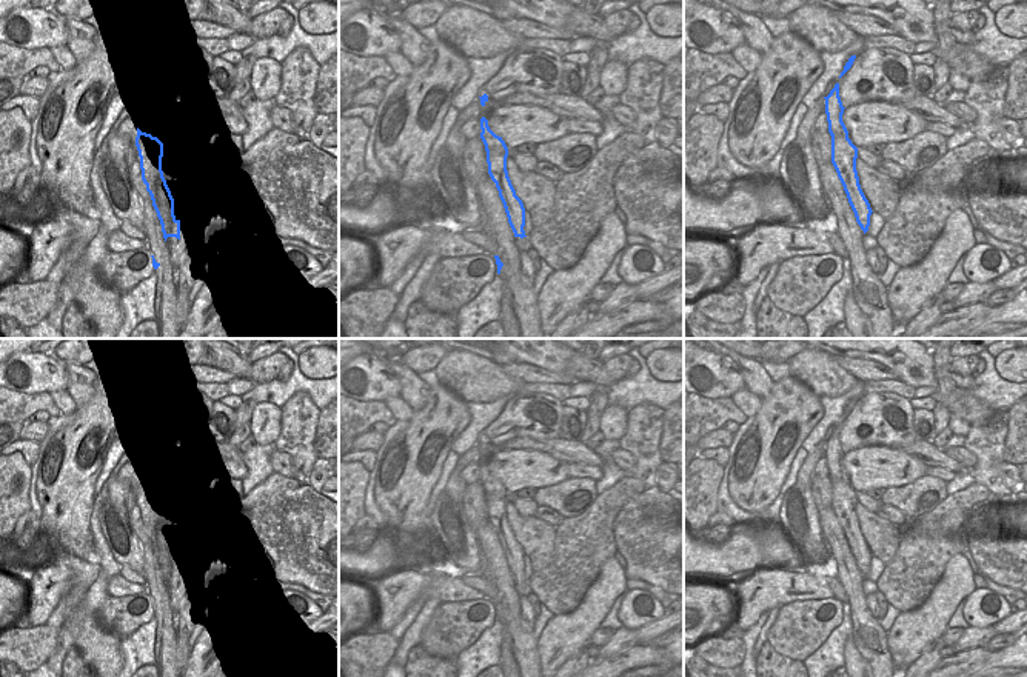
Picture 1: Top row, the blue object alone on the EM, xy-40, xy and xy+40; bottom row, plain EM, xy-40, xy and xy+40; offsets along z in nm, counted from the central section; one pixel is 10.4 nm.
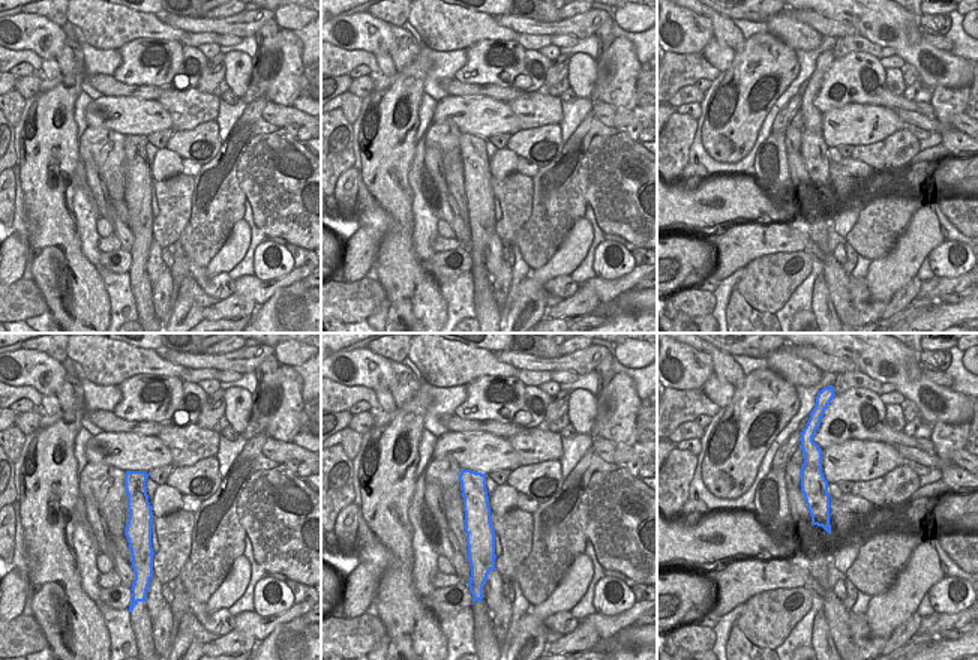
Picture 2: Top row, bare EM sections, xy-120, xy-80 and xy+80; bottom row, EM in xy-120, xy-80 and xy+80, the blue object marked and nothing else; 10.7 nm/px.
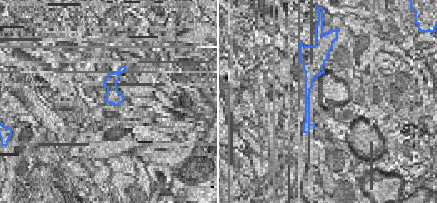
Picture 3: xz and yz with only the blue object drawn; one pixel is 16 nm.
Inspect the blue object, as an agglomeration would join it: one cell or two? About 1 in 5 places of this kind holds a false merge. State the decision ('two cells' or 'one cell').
two cells

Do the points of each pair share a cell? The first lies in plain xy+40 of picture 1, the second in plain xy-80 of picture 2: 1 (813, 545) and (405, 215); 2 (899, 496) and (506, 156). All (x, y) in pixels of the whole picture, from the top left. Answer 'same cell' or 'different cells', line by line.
1: different cells
2: different cells

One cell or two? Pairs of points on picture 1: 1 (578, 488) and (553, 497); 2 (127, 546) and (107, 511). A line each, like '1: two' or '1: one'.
1: one
2: one

